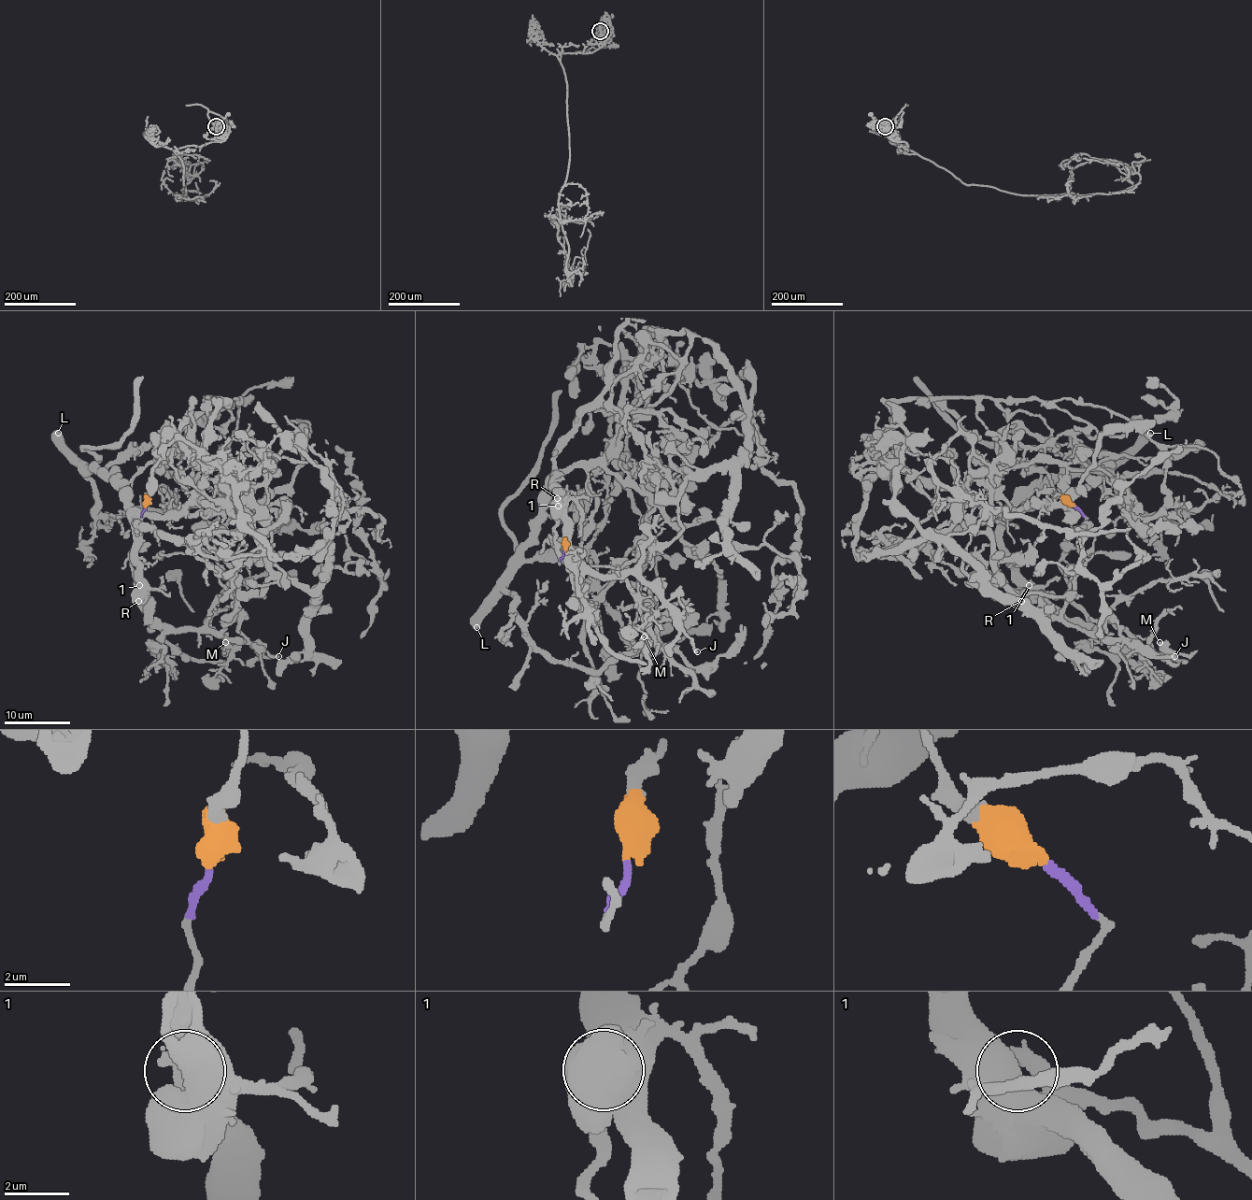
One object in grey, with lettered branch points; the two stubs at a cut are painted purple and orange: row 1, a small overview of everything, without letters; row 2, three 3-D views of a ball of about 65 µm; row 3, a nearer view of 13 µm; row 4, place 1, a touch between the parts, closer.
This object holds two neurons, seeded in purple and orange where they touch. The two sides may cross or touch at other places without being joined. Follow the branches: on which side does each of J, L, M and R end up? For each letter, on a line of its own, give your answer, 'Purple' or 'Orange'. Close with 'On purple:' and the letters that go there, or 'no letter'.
J: Orange
L: Orange
M: Purple
R: Purple
On purple: M, R

